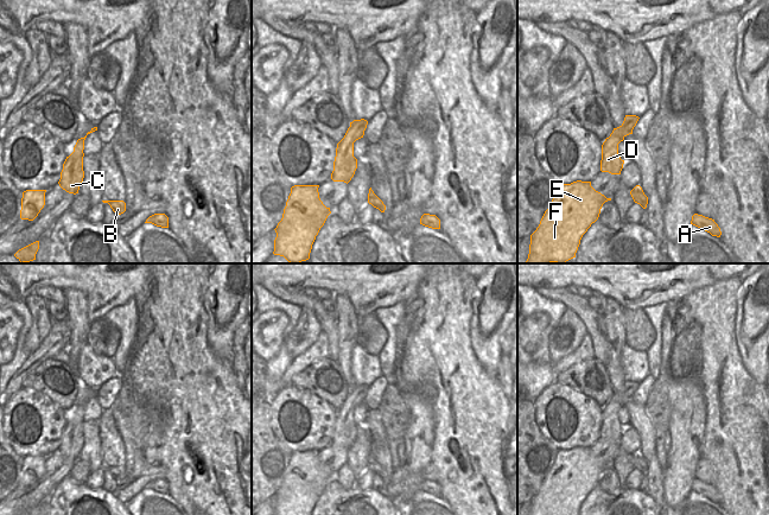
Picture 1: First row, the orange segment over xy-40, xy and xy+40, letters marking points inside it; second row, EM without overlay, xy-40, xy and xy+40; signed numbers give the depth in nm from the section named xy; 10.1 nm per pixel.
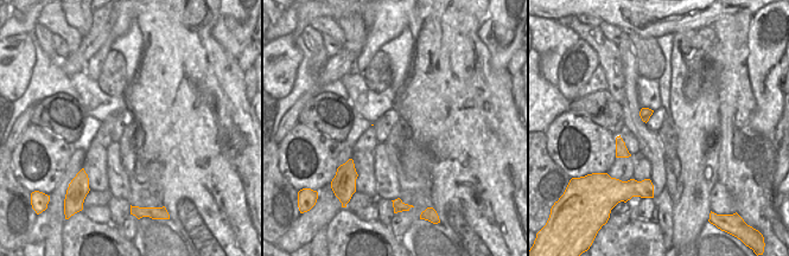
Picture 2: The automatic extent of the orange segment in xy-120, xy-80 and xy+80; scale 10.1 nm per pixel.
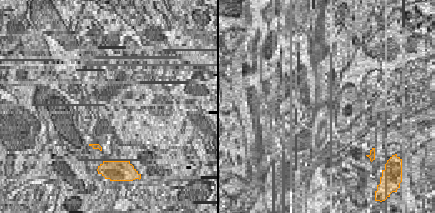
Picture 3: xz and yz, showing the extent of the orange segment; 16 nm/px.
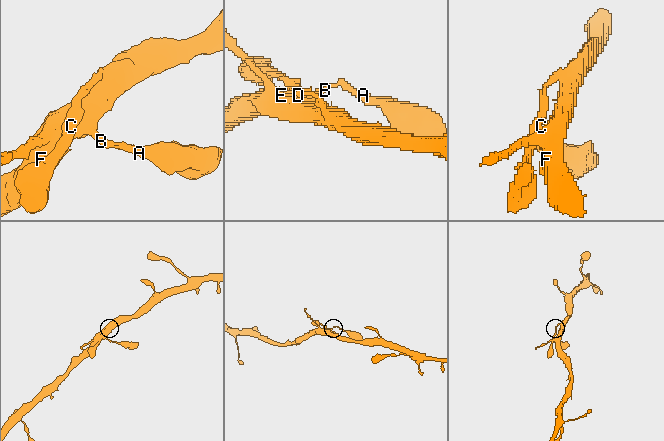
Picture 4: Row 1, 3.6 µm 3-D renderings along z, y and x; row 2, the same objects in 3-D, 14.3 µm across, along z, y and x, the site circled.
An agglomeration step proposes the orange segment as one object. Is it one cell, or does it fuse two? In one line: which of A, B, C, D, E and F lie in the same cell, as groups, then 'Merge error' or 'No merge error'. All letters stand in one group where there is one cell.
Groups: A B C D E F. No merge error

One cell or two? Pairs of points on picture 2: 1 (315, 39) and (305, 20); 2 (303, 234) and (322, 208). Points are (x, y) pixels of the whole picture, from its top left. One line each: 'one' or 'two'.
1: two
2: one

